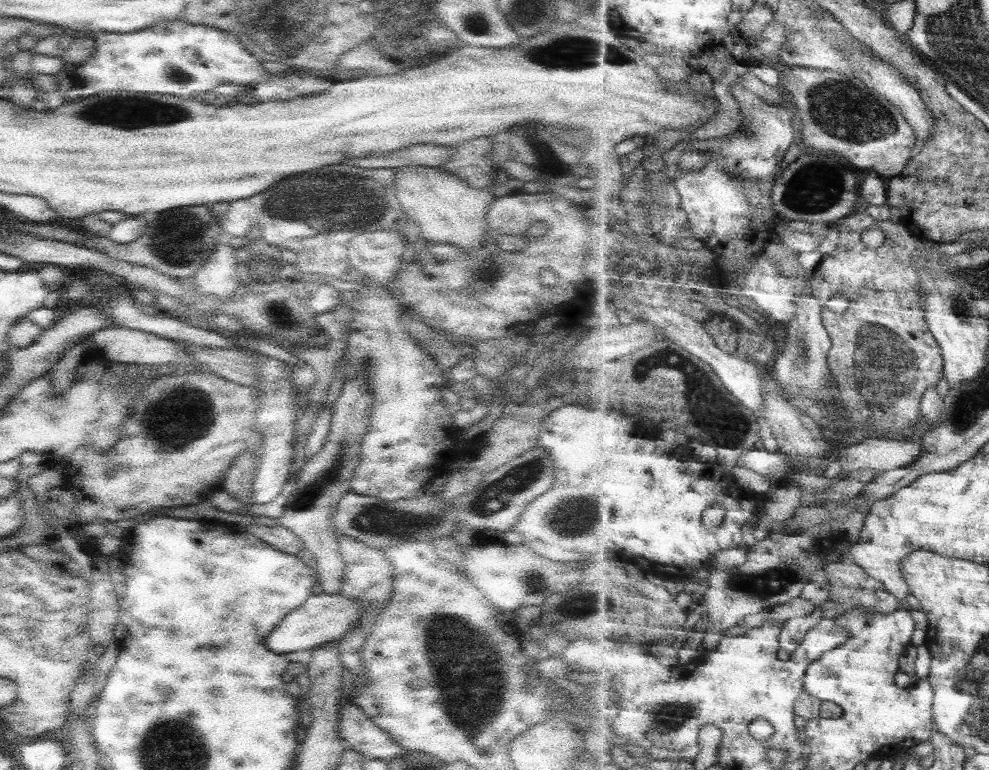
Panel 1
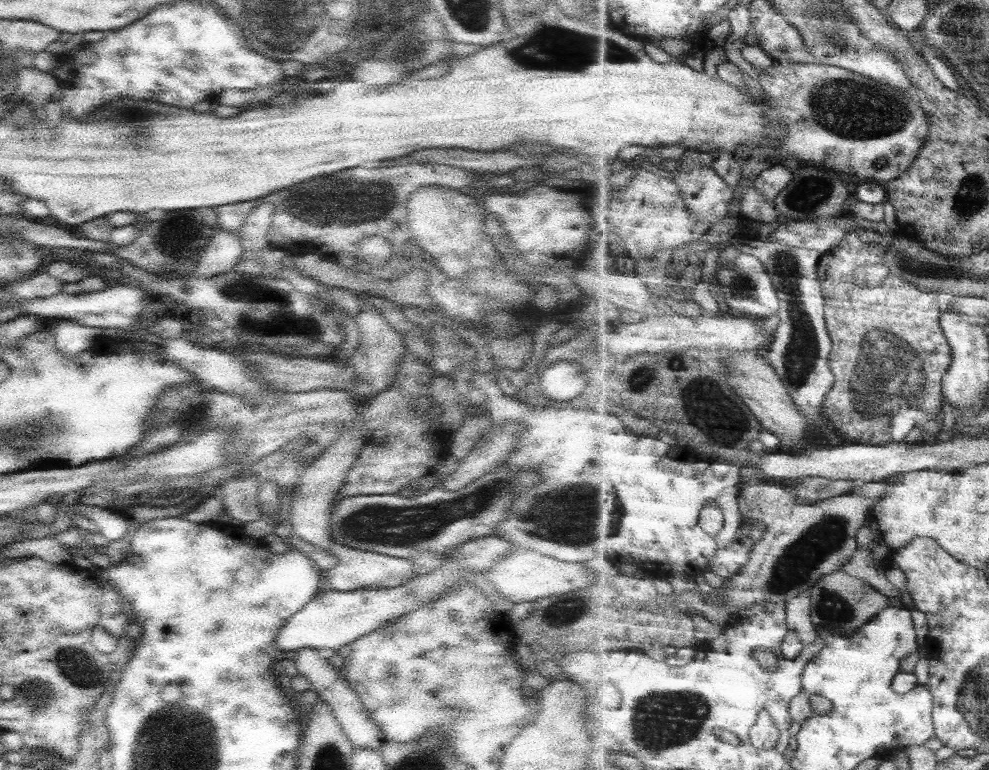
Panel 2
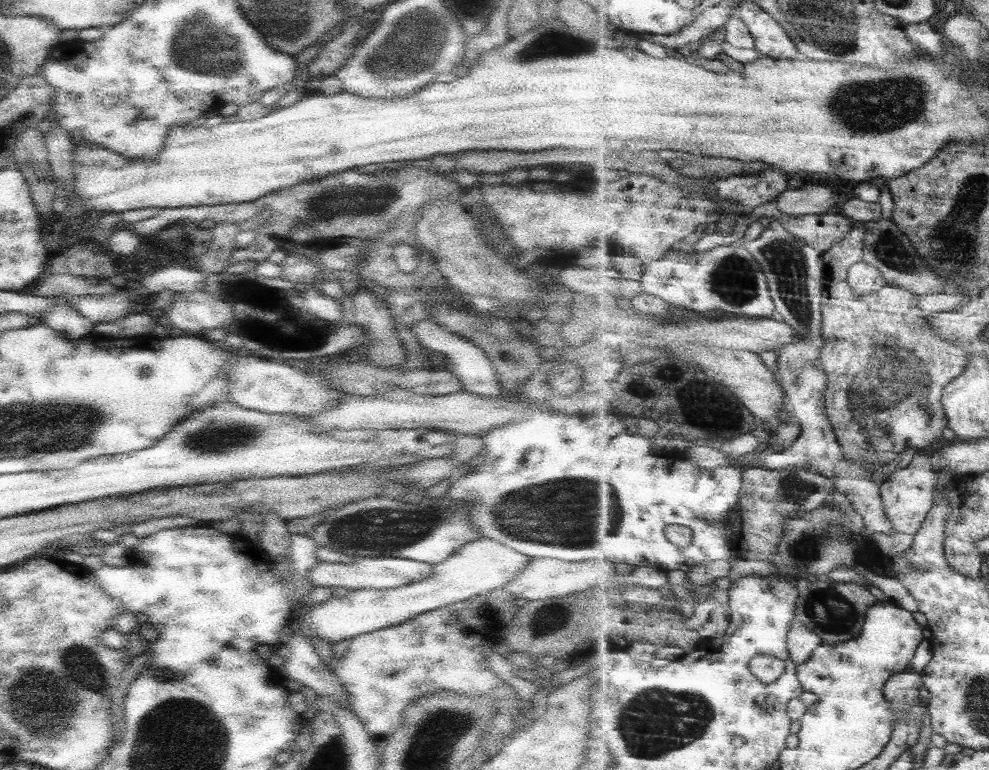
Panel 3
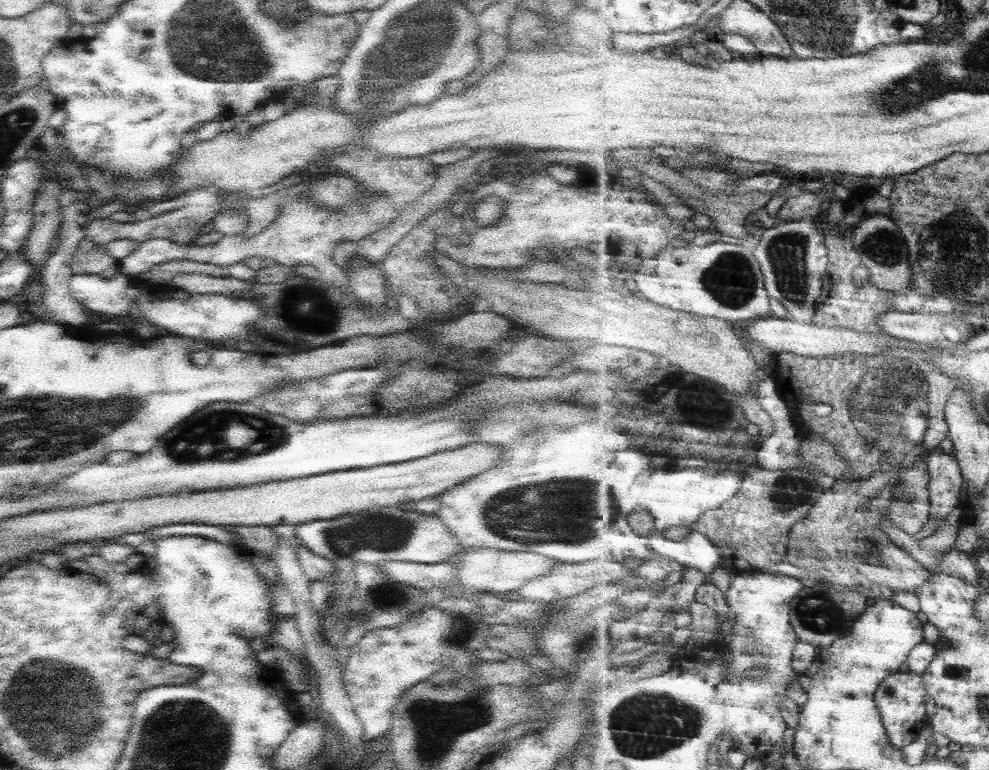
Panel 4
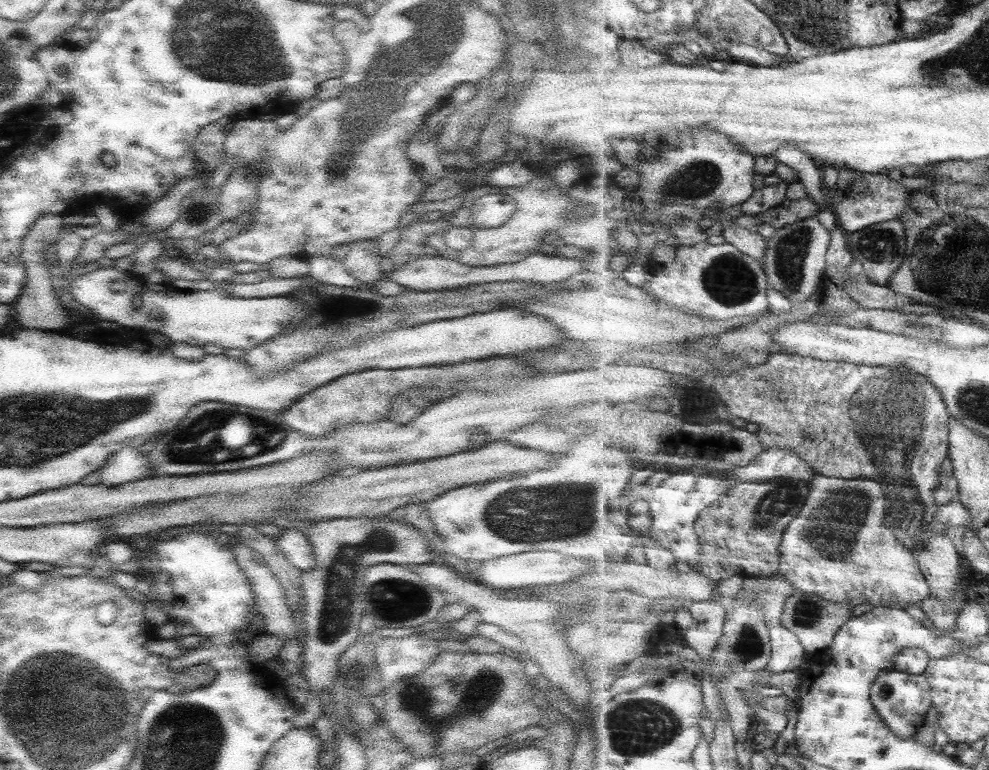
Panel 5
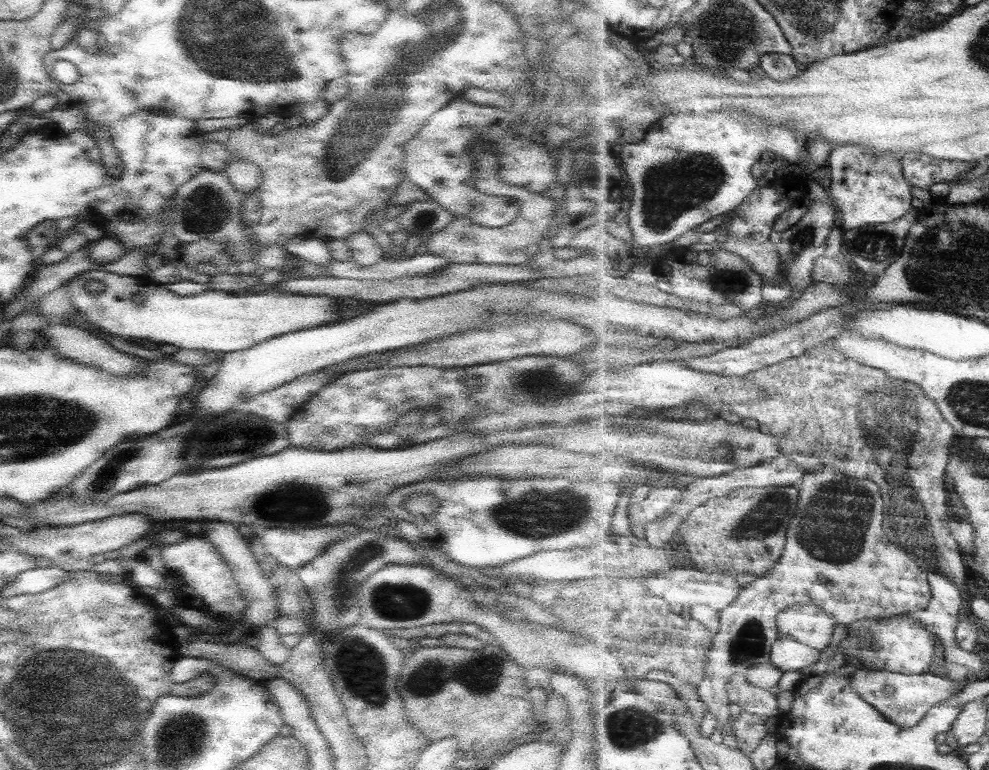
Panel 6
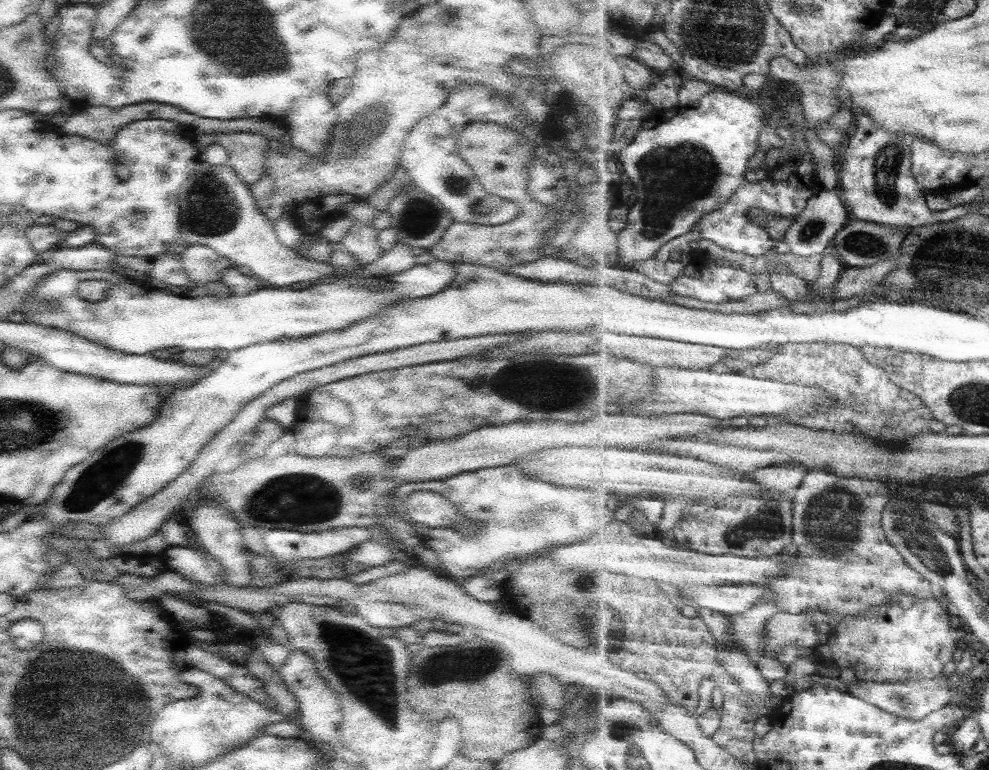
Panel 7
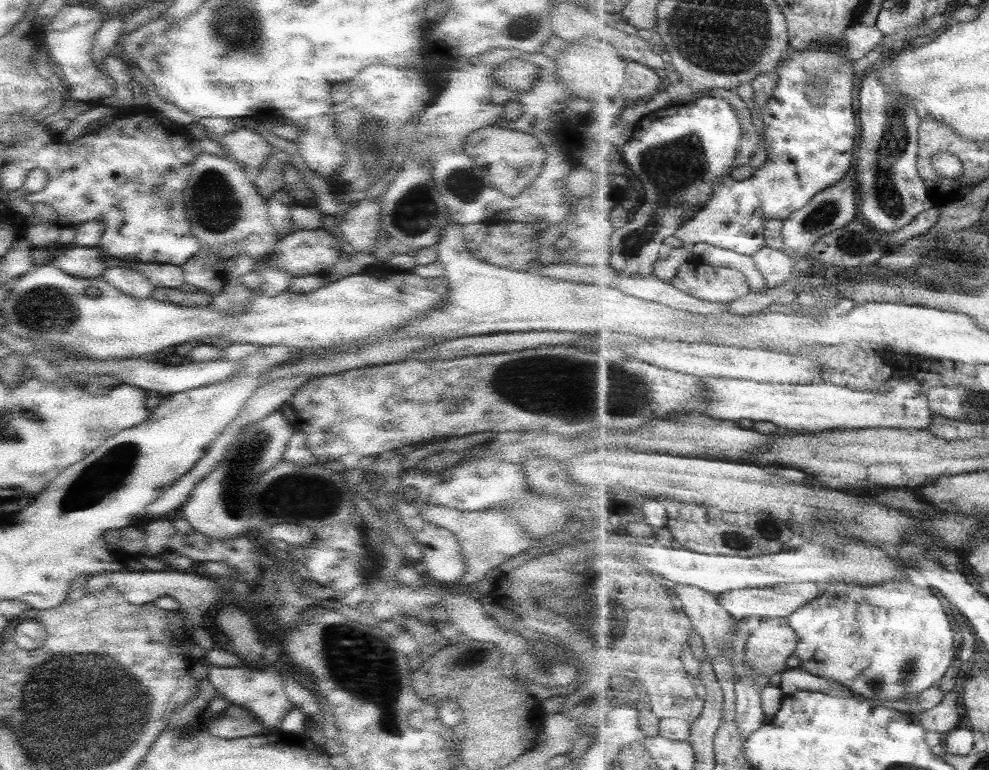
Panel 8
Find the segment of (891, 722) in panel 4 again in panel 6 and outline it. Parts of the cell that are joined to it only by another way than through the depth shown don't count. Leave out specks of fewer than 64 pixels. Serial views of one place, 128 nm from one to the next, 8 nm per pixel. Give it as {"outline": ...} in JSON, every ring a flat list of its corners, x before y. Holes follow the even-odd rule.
{"outline":[[857,668,857,673,852,677,852,686,858,691,861,698,866,699,879,712,882,712,891,722,902,727,917,726,925,715,940,702,961,692,963,685,943,678,939,675,929,674,901,674,899,672,885,672]]}

